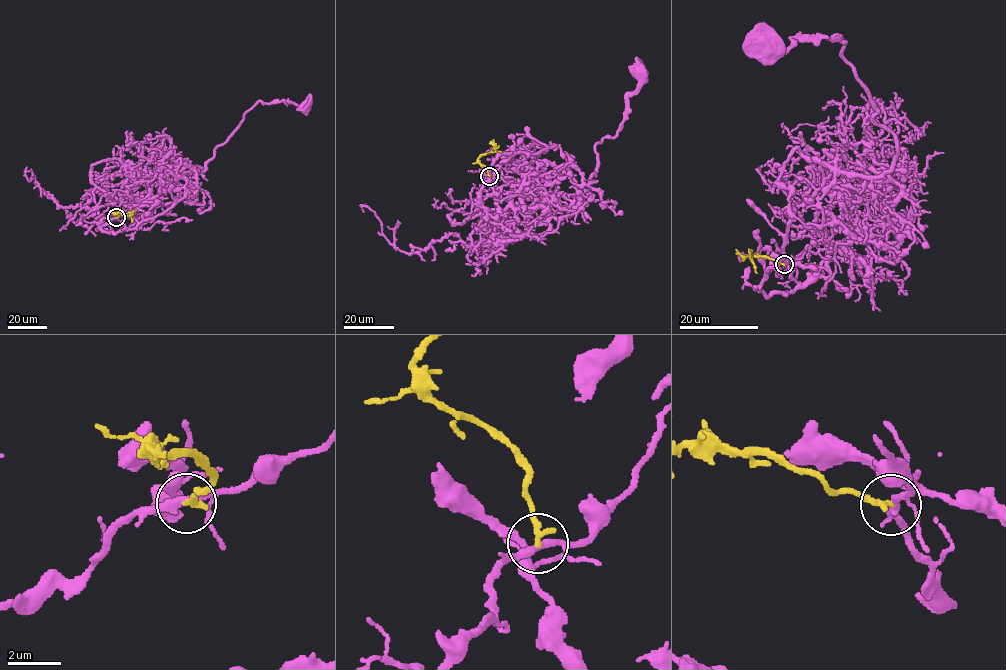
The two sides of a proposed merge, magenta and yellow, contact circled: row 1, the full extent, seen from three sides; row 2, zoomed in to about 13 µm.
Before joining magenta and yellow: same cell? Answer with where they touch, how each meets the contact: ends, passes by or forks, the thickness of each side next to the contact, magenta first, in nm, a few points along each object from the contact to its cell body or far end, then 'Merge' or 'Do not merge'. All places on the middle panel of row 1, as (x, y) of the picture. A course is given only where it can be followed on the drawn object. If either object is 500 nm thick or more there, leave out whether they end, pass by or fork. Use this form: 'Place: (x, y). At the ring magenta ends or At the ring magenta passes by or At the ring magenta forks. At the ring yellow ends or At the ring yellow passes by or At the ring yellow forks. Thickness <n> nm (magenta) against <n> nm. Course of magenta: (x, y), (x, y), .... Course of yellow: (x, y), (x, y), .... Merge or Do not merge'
Place: (489, 176). At the ring magenta forks. At the ring yellow ends. Thickness 240 nm (magenta) against 260 nm. Course of magenta: (489, 177), (483, 216), (512, 235), (544, 235), (579, 187), (592, 194), (594, 148), (616, 135), (640, 74). Course of yellow: (489, 177), (487, 168), (478, 158), (499, 145). Do not merge

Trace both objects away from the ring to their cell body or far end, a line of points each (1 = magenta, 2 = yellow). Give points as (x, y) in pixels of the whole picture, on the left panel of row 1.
1: (116, 217), (100, 216), (130, 211), (144, 192), (165, 176), (203, 172), (216, 147), (259, 101), (304, 107)
2: (116, 217), (118, 215), (114, 214), (131, 214), (136, 210)

